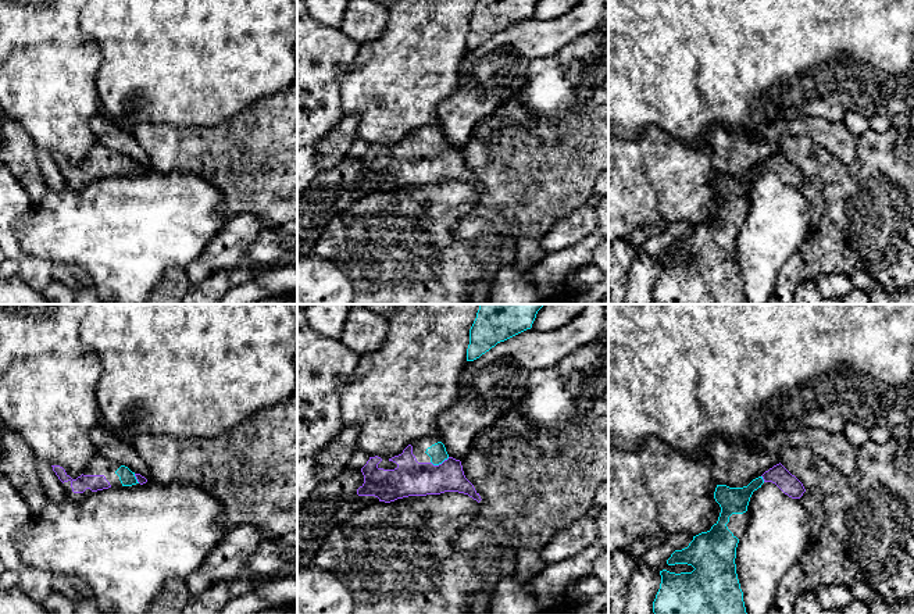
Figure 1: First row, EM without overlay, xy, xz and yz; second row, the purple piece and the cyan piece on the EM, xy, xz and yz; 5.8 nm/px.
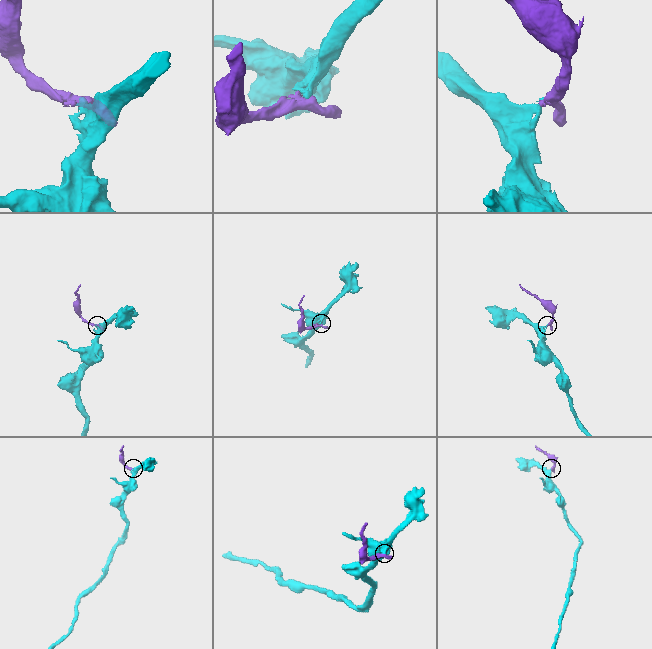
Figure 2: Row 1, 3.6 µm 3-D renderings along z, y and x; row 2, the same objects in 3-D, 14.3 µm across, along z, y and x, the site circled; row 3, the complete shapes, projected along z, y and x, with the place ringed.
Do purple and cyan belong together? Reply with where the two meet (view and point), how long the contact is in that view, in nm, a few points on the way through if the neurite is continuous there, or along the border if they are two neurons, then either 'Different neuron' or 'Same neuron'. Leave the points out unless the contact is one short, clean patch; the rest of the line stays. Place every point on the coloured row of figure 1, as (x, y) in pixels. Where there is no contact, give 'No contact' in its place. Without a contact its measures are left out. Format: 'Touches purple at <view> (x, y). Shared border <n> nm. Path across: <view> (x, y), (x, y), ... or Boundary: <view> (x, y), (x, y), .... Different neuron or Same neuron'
Touches purple at xz (439, 464). Shared border 120 nm. Path across: xz (411, 478), (425, 478), (439, 464), (436, 452). Same neuron

